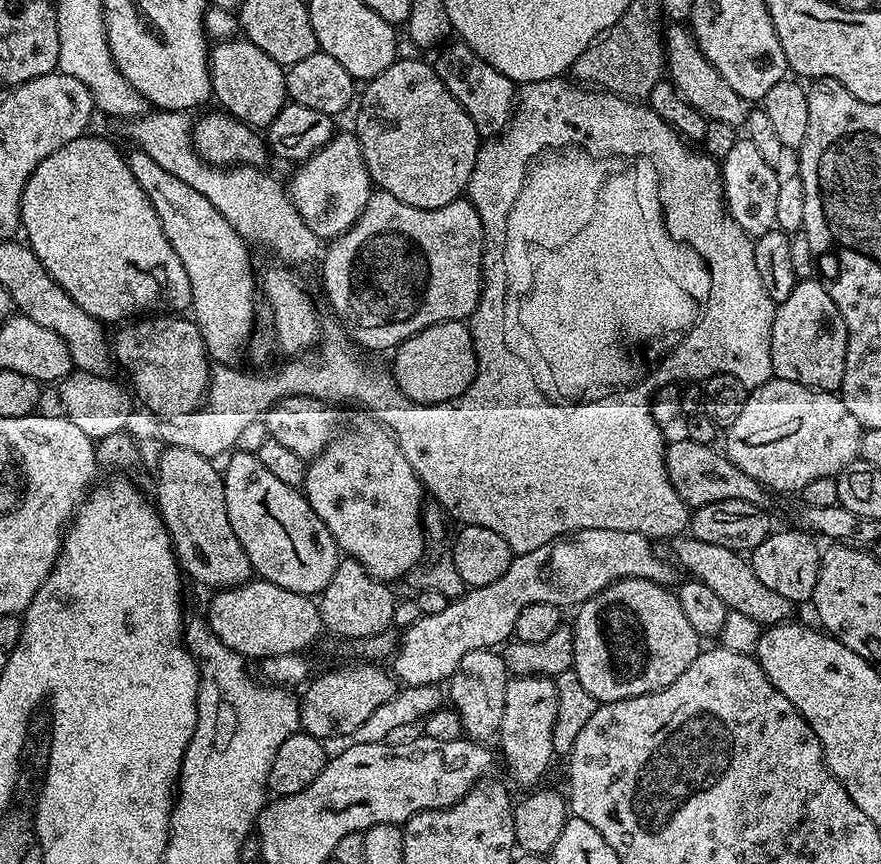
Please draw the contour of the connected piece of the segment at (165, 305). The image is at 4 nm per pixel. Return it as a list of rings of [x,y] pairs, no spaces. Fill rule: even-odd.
[[[85,134],[74,138],[74,142],[66,142],[66,146],[54,150],[36,167],[34,174],[30,174],[20,199],[20,228],[28,235],[26,237],[28,247],[38,258],[38,262],[42,262],[42,266],[50,274],[50,278],[54,278],[54,282],[58,282],[58,286],[62,286],[62,290],[66,290],[66,294],[70,294],[70,298],[74,298],[74,302],[78,302],[78,306],[82,306],[82,310],[86,310],[86,314],[90,314],[95,320],[128,322],[133,318],[143,317],[145,314],[187,313],[192,307],[190,278],[186,278],[186,266],[182,266],[178,254],[174,254],[174,246],[170,246],[170,242],[166,242],[166,234],[162,234],[162,222],[158,222],[158,214],[154,210],[150,198],[146,198],[146,190],[142,190],[142,186],[138,186],[138,178],[134,178],[125,155],[122,152],[120,154],[110,141],[92,135]]]

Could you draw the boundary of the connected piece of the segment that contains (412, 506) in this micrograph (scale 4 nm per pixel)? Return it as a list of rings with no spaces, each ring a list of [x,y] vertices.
[[[375,419],[356,424],[349,432],[341,431],[308,464],[304,479],[304,497],[322,518],[326,530],[334,538],[337,549],[345,557],[362,562],[362,566],[375,580],[393,582],[399,576],[407,577],[426,555],[426,537],[422,523],[422,505],[426,500],[424,485],[414,474],[410,462],[396,445],[396,441]]]

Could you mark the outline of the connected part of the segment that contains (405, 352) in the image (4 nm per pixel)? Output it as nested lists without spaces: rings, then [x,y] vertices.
[[[463,320],[426,326],[426,330],[418,330],[418,334],[403,340],[391,356],[391,379],[395,387],[397,384],[401,394],[408,399],[405,401],[416,406],[457,400],[476,377],[474,342],[467,323]]]

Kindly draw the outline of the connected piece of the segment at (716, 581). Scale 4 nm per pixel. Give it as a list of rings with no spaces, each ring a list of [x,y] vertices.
[[[681,534],[671,537],[672,556],[670,560],[677,569],[680,568],[691,579],[701,580],[722,602],[728,607],[729,612],[746,614],[746,618],[754,618],[754,622],[761,626],[783,624],[794,611],[791,600],[782,598],[774,590],[769,590],[754,574],[751,563],[746,562],[745,557],[734,550],[726,550],[726,546],[710,546],[710,542],[702,542],[691,534]]]

